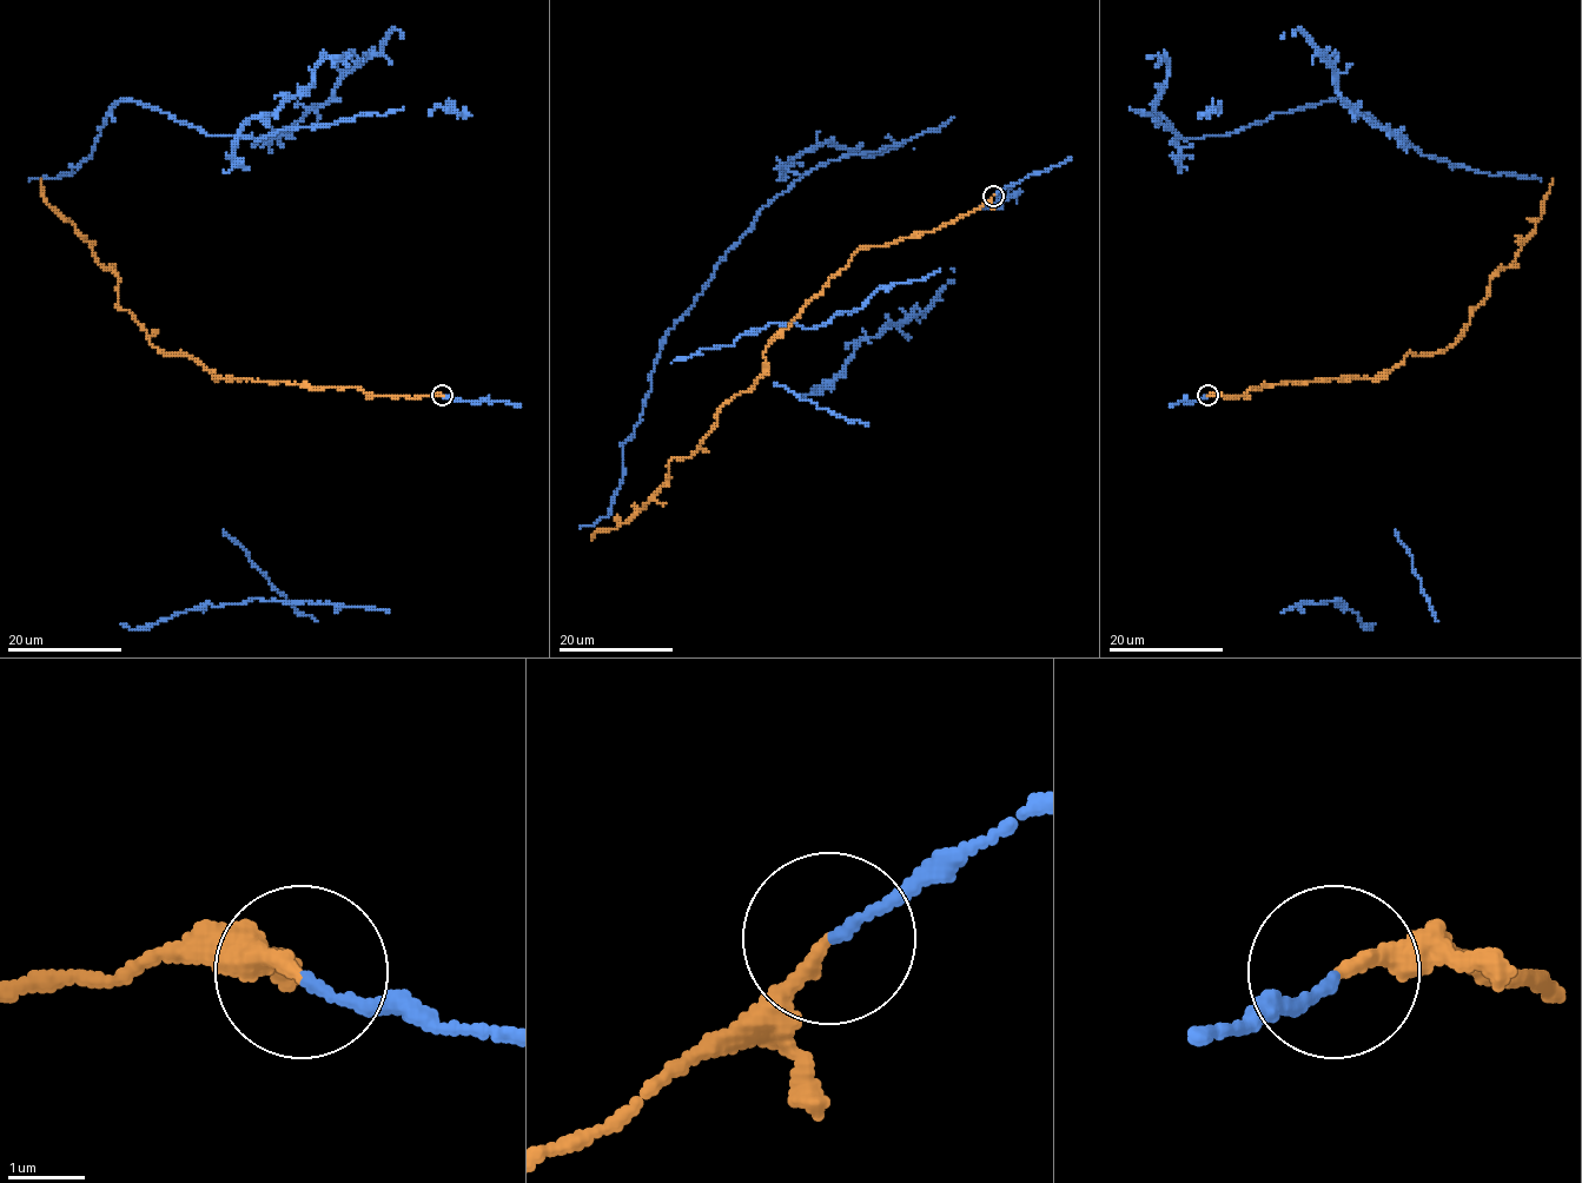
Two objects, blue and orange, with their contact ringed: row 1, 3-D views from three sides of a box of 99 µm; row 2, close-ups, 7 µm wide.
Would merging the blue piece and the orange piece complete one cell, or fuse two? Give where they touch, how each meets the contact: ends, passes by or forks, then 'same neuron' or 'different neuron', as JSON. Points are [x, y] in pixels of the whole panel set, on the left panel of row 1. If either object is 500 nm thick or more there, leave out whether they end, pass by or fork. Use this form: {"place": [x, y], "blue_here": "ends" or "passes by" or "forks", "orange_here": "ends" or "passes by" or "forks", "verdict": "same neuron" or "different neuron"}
{"place": [442, 395], "blue_here": "ends", "orange_here": "ends", "verdict": "same neuron"}

